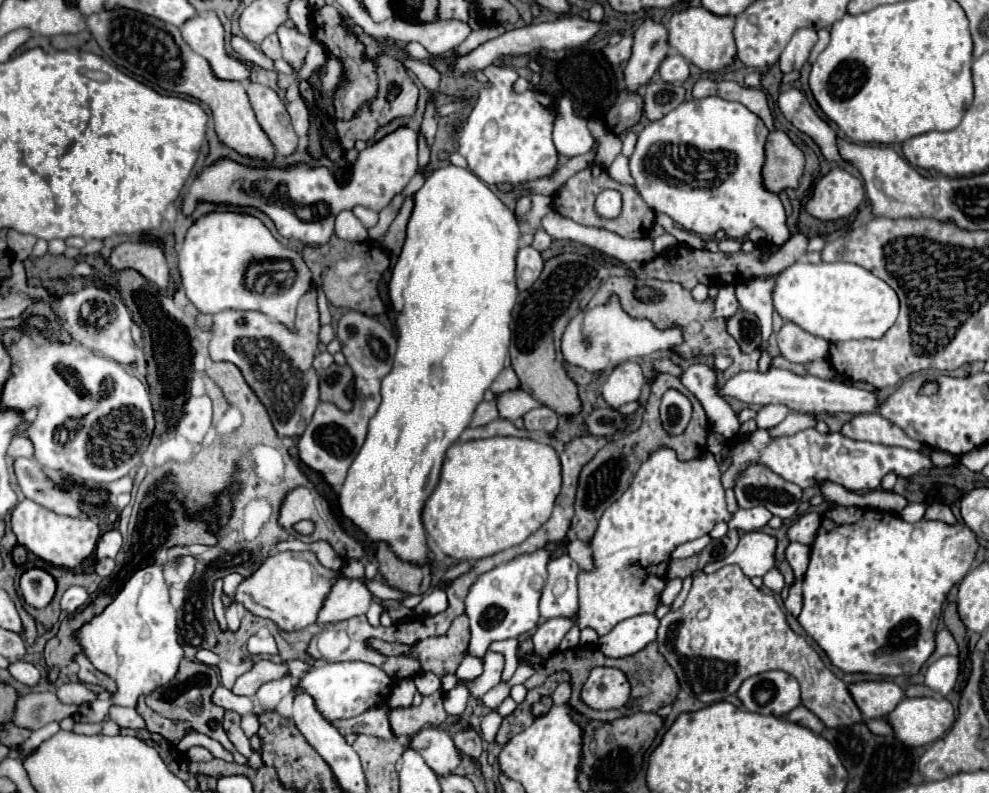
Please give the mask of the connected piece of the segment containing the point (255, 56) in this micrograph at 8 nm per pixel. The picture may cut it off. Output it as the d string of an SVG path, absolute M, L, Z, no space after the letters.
M232 36L232 48L234 48L234 52L236 52L240 58L244 58L244 60L248 60L248 62L264 68L264 70L270 70L270 72L276 70L276 68L274 68L274 60L270 60L268 56L264 56L264 52L260 52L260 50L258 50L252 42L248 42L246 38Z

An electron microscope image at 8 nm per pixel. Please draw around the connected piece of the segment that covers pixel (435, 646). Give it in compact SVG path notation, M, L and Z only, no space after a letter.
M458 616L450 630L438 638L426 638L416 644L400 644L400 642L382 642L382 640L368 640L368 648L384 654L384 656L412 656L420 660L424 672L432 672L442 676L446 672L454 674L462 658L466 656L470 632L468 632L468 616Z

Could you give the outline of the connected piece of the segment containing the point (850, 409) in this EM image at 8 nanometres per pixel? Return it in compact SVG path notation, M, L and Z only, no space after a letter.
M770 368L766 374L760 372L740 372L734 378L726 382L724 388L720 388L722 396L738 398L746 404L784 404L790 410L804 412L804 414L816 414L816 412L846 412L846 414L866 414L876 412L880 406L878 392L862 390L852 384L842 384L834 380L820 380L816 376L796 376L782 368Z

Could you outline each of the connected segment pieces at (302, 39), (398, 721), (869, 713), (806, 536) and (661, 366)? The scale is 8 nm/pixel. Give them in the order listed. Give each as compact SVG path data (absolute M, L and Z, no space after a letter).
M280 24L276 34L278 34L280 44L282 44L282 58L286 62L290 62L294 66L294 70L298 72L304 64L304 58L306 58L306 52L308 52L312 38L306 34L300 34L298 30L294 30L288 24Z
M436 690L434 694L424 696L420 706L390 710L390 728L394 736L414 736L422 728L440 726L448 718L442 700L442 690Z
M862 680L850 684L848 688L866 720L882 718L904 698L904 690L892 680Z
M808 512L804 516L800 516L786 532L786 536L794 542L802 542L802 544L812 544L814 536L816 536L816 528L820 526L820 514L818 512Z
M668 358L656 360L656 362L654 362L654 368L656 368L658 372L670 372L670 374L674 374L674 376L680 376L680 374L682 374L682 368L678 368L676 364L672 364L672 360L668 360Z

